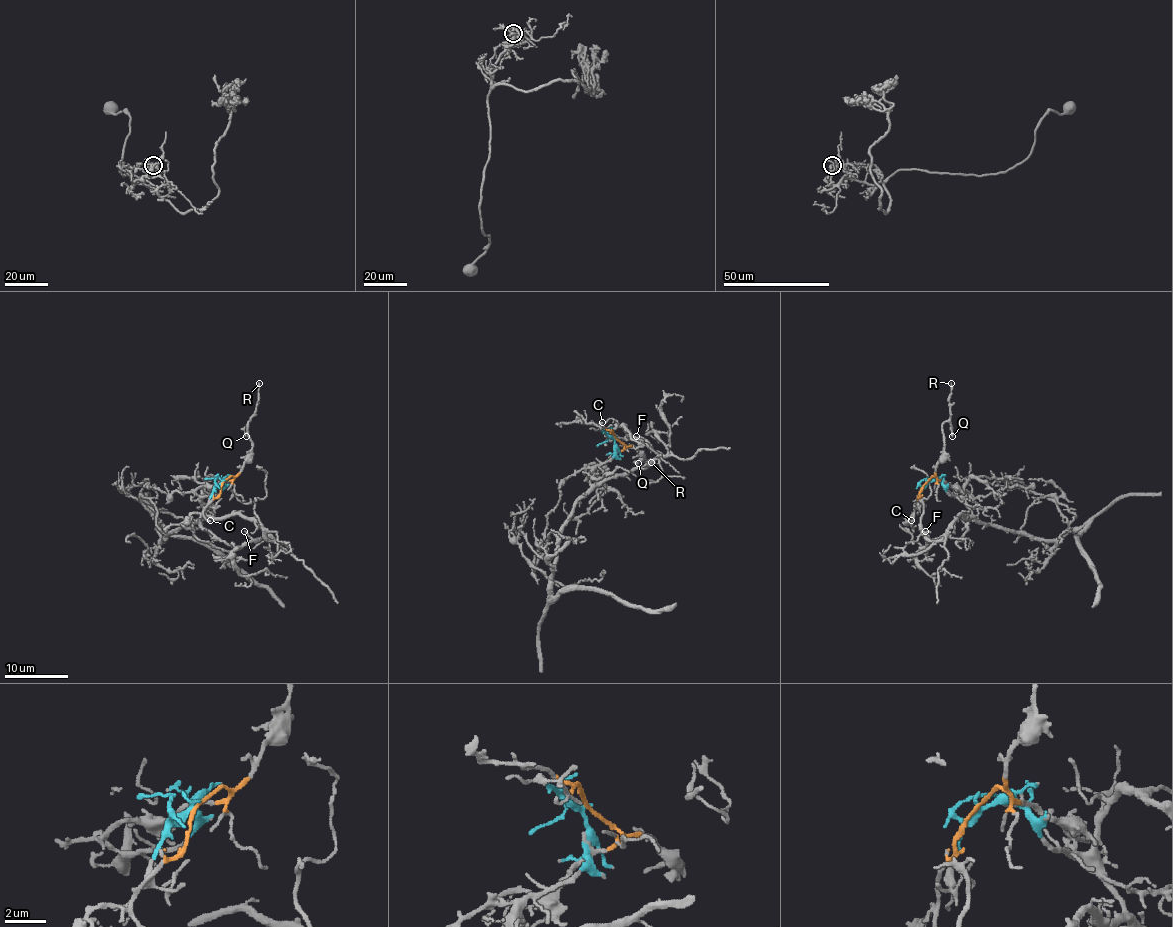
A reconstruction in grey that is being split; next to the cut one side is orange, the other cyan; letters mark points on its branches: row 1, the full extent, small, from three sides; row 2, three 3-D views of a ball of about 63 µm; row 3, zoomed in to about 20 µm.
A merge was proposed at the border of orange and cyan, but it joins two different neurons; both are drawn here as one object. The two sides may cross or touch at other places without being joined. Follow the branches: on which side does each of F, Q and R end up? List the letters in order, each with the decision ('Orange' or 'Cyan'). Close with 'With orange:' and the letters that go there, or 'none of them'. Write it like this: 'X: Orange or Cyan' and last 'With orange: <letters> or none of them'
F: Cyan
Q: Orange
R: Orange
With orange: Q, R

